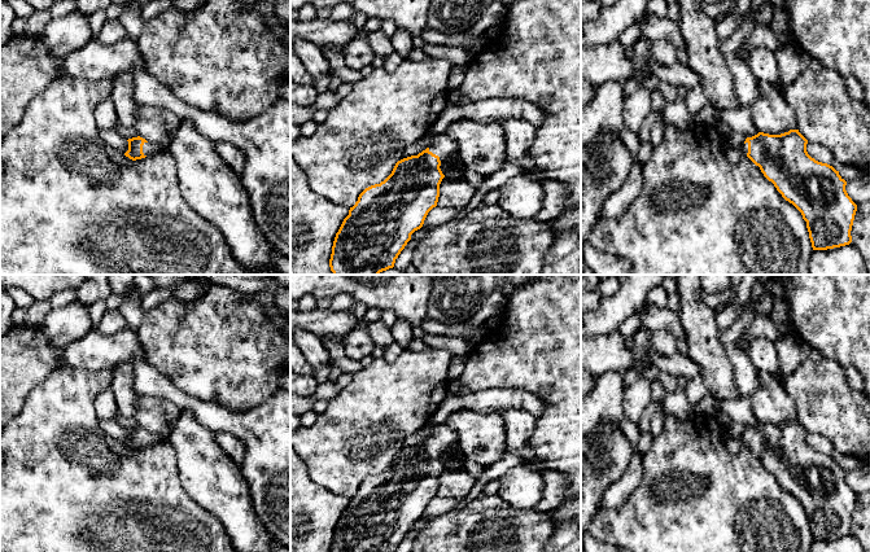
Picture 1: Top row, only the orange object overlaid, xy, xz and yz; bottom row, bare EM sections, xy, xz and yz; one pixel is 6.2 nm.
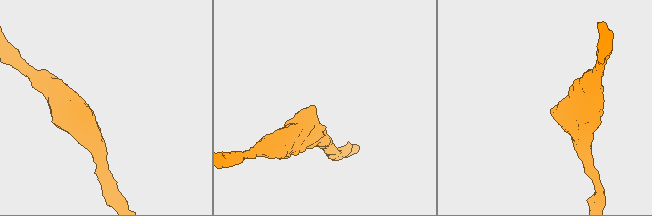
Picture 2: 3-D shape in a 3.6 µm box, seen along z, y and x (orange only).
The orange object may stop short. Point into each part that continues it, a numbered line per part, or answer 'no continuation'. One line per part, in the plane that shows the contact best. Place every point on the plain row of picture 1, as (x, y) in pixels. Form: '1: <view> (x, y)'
1: xy (148, 438)

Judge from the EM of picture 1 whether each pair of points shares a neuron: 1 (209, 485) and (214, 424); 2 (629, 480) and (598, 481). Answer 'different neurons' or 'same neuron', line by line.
1: different neurons
2: different neurons

